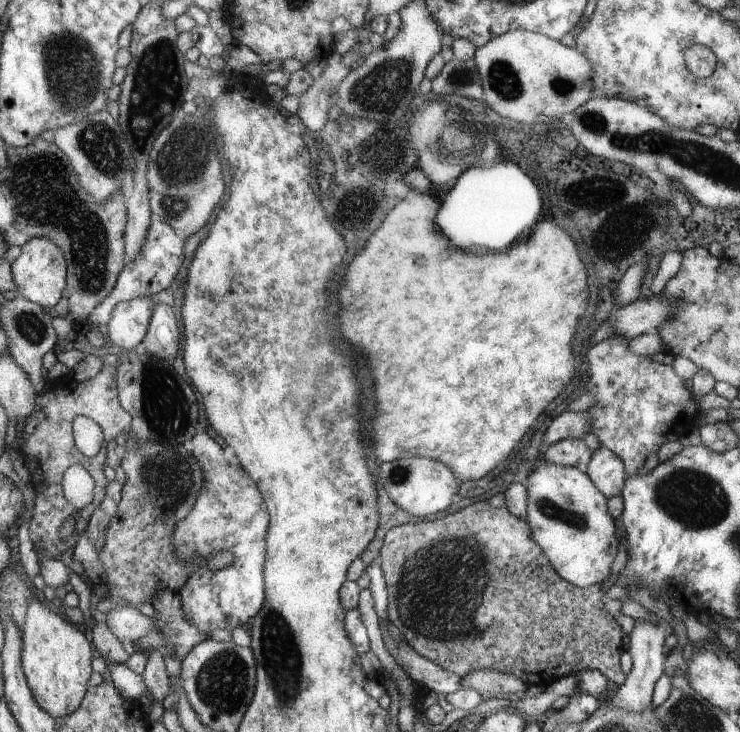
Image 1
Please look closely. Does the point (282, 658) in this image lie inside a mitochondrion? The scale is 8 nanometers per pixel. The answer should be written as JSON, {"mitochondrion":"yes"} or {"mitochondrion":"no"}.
{"mitochondrion":"yes"}

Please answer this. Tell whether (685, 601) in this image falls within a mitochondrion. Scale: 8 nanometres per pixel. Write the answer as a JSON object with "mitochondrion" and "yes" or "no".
{"mitochondrion":"no"}

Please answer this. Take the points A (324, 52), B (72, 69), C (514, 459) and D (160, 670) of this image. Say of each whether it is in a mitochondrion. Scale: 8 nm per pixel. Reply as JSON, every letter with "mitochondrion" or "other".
{"A":"other","B":"mitochondrion","C":"other","D":"other"}

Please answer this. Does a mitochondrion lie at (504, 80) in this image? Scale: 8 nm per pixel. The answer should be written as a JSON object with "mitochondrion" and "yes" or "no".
{"mitochondrion":"yes"}

